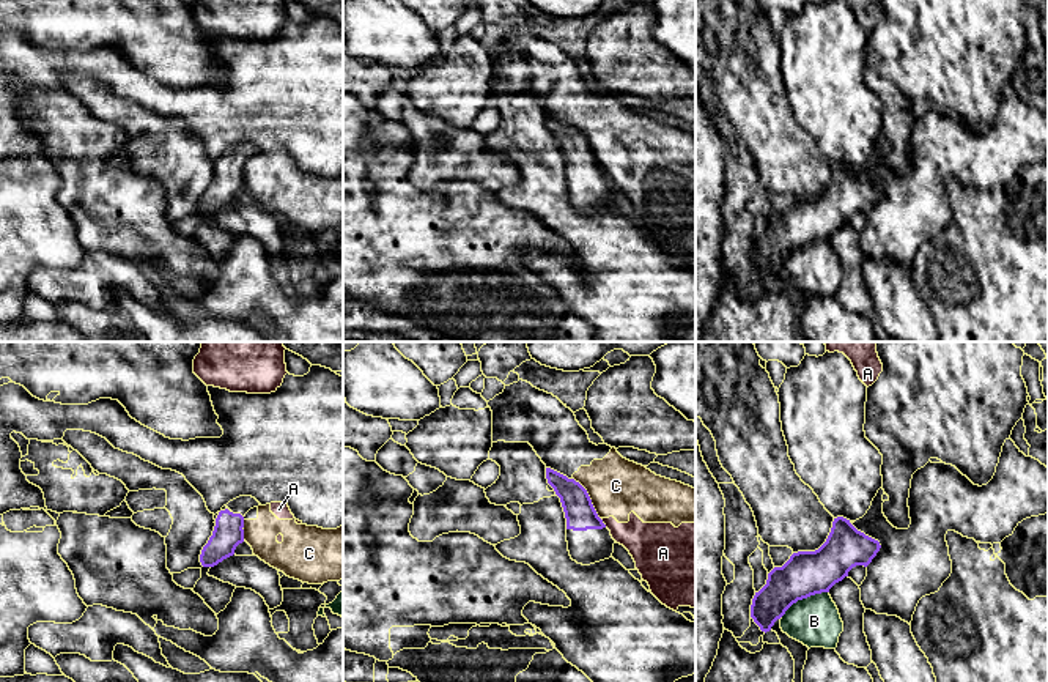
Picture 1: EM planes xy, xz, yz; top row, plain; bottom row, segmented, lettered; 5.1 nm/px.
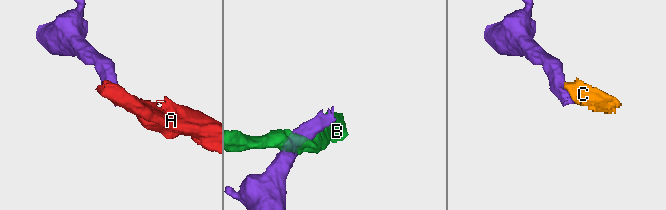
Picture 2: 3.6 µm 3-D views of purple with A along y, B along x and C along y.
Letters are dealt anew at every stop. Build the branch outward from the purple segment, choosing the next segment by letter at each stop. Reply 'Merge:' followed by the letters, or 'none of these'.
Merge: none of these

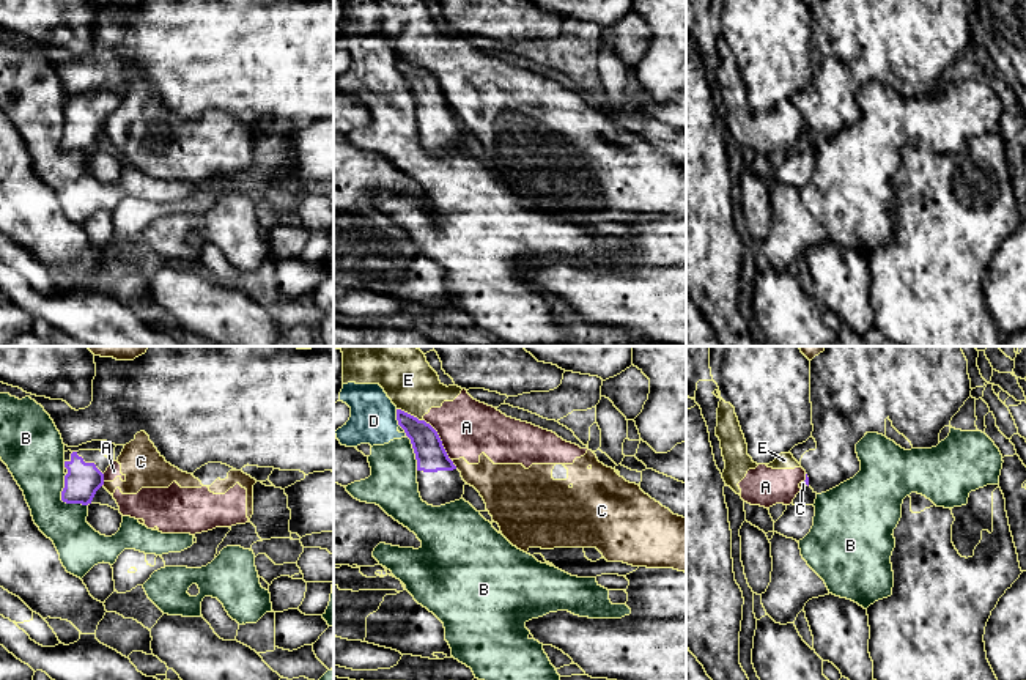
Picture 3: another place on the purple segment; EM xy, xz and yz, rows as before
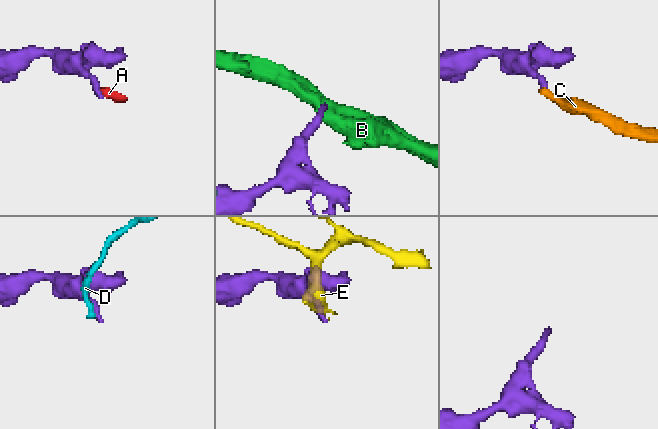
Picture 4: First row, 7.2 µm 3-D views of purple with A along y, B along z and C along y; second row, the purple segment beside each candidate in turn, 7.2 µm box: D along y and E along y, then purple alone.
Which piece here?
Merge: none of these

